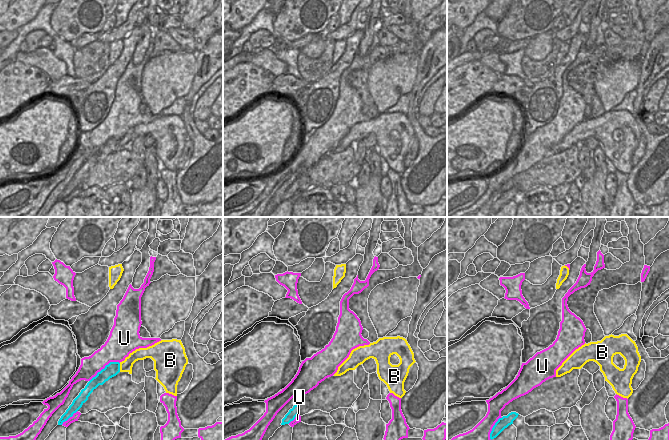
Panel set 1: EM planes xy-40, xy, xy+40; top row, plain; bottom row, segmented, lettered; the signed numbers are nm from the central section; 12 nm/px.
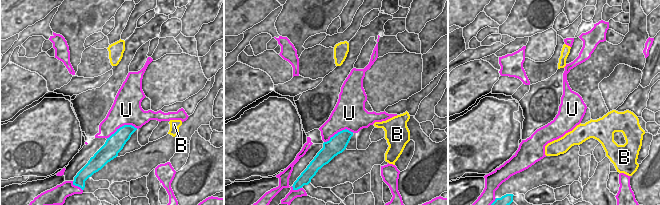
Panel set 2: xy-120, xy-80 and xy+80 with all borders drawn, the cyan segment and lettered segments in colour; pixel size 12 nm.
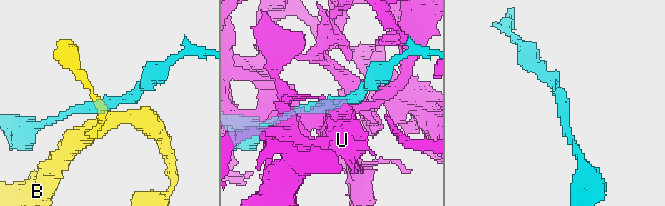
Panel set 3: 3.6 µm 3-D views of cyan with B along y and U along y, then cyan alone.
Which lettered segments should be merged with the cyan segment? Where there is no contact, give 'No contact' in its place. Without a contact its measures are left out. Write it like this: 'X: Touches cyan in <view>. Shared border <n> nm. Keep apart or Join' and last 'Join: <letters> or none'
B: Touches cyan in xy-40. Shared border 110 nm. Keep apart
U: Touches cyan in xy-40. Shared border 440 nm. Keep apart
Join: none

